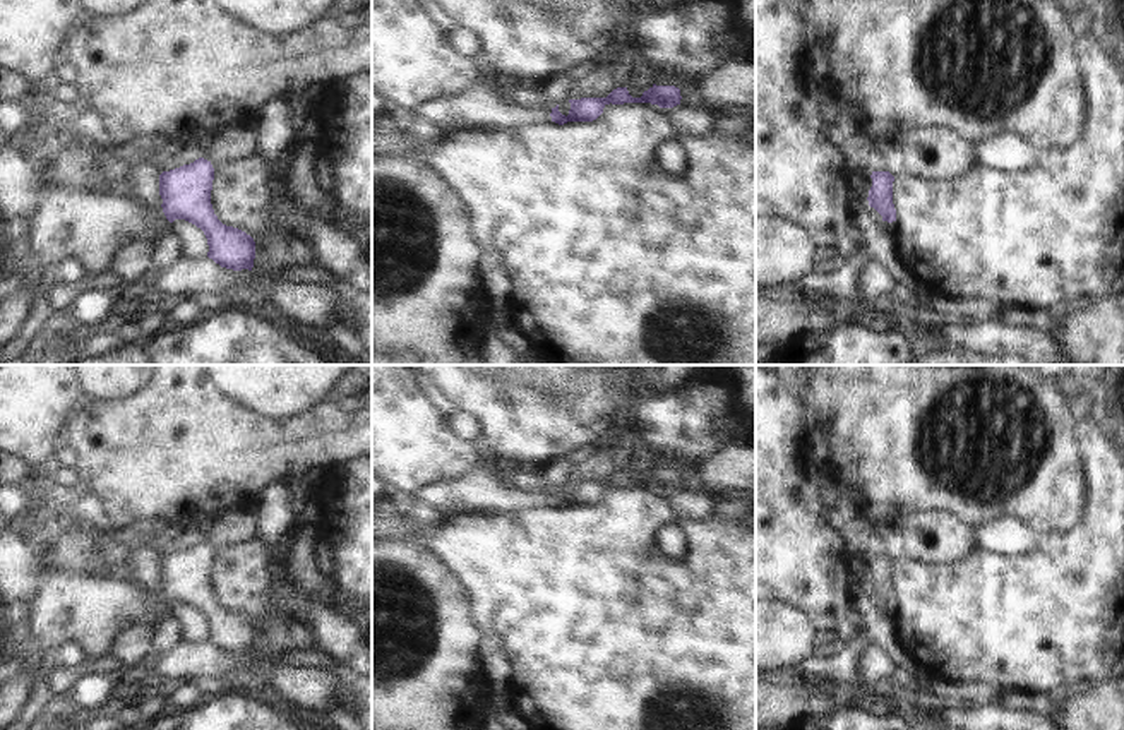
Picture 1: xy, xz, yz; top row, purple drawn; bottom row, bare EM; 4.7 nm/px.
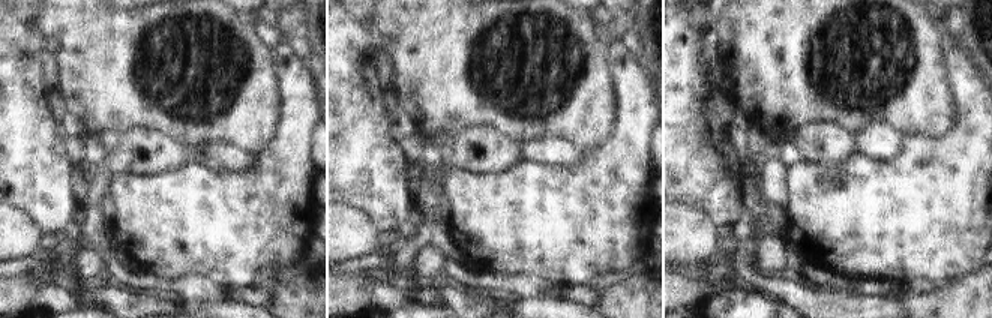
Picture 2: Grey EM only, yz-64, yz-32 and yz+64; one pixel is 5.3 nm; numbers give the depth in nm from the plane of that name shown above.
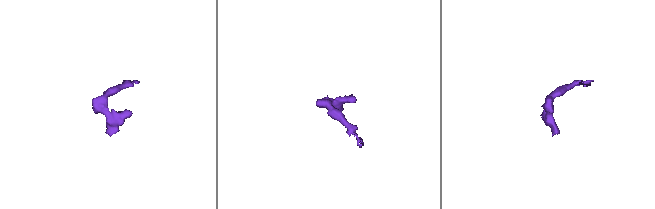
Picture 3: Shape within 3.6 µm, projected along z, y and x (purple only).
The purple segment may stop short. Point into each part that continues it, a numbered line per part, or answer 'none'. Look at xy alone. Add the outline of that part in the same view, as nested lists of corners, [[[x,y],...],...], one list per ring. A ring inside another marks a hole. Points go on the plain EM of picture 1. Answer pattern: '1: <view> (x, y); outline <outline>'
1: xy (91, 610); outline [[[45,565],[27,625],[41,649],[72,641],[93,658],[105,656],[122,631],[137,622],[163,622],[171,607],[140,588],[98,574]]]

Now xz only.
1: xz (480, 489); outline [[[478,466],[444,482],[432,482],[411,494],[418,507],[459,516],[464,512],[511,512],[552,506],[550,492],[523,492],[490,468]]]

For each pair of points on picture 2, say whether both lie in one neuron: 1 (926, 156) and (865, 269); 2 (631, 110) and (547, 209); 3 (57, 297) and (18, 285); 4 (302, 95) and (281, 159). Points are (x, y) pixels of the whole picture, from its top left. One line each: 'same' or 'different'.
1: same
2: same
3: different
4: same

